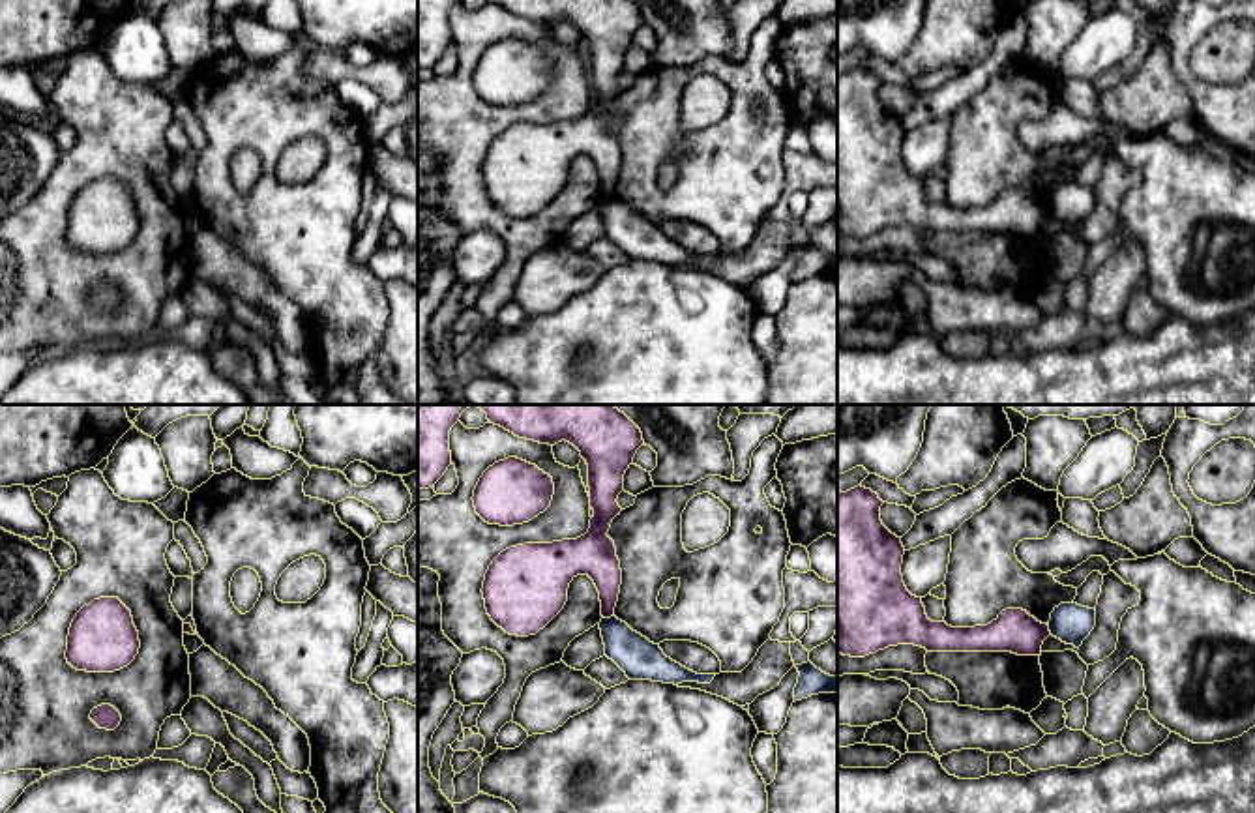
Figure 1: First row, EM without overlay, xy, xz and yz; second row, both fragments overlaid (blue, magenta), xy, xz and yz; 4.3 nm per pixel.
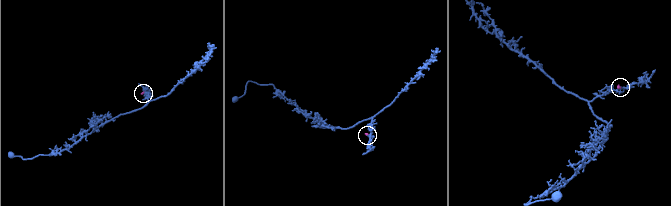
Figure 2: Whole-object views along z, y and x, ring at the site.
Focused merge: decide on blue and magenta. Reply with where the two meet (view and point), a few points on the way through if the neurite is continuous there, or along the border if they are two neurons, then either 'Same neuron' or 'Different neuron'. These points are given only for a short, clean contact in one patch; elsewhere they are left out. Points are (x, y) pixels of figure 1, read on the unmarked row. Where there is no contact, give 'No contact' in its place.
Touches blue at xz (607, 199). Boundary: xz (613, 195), (604, 199). Different neuron

